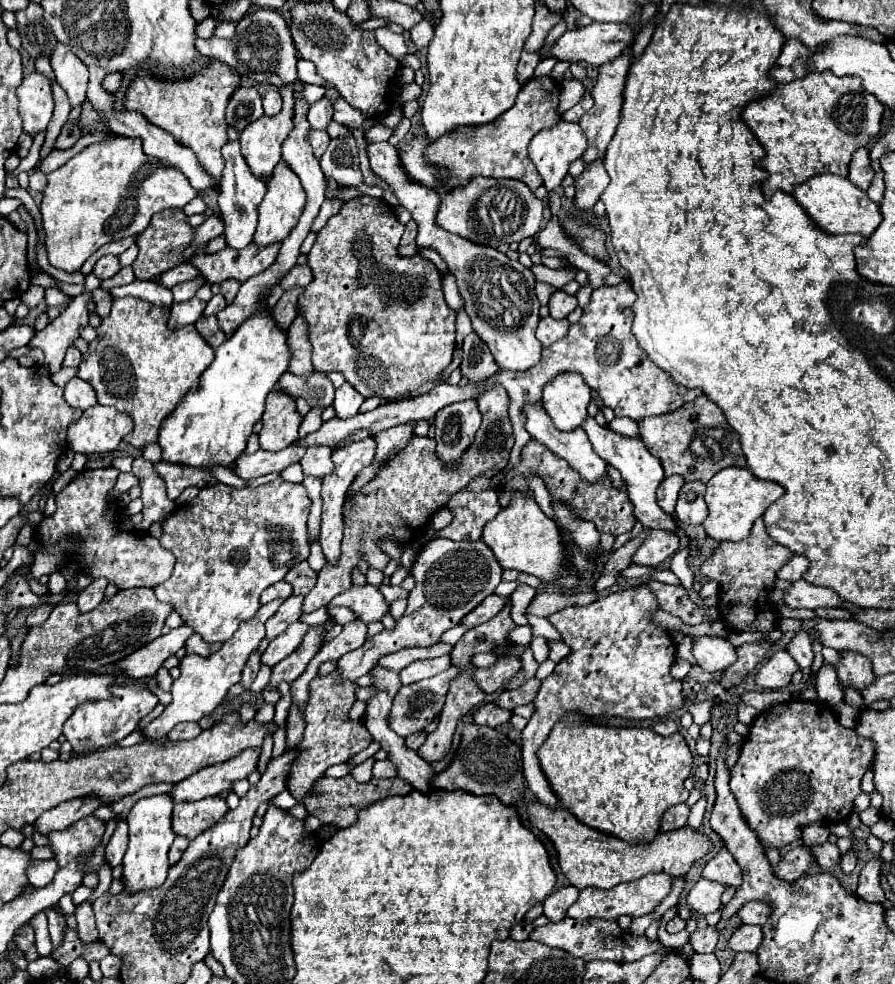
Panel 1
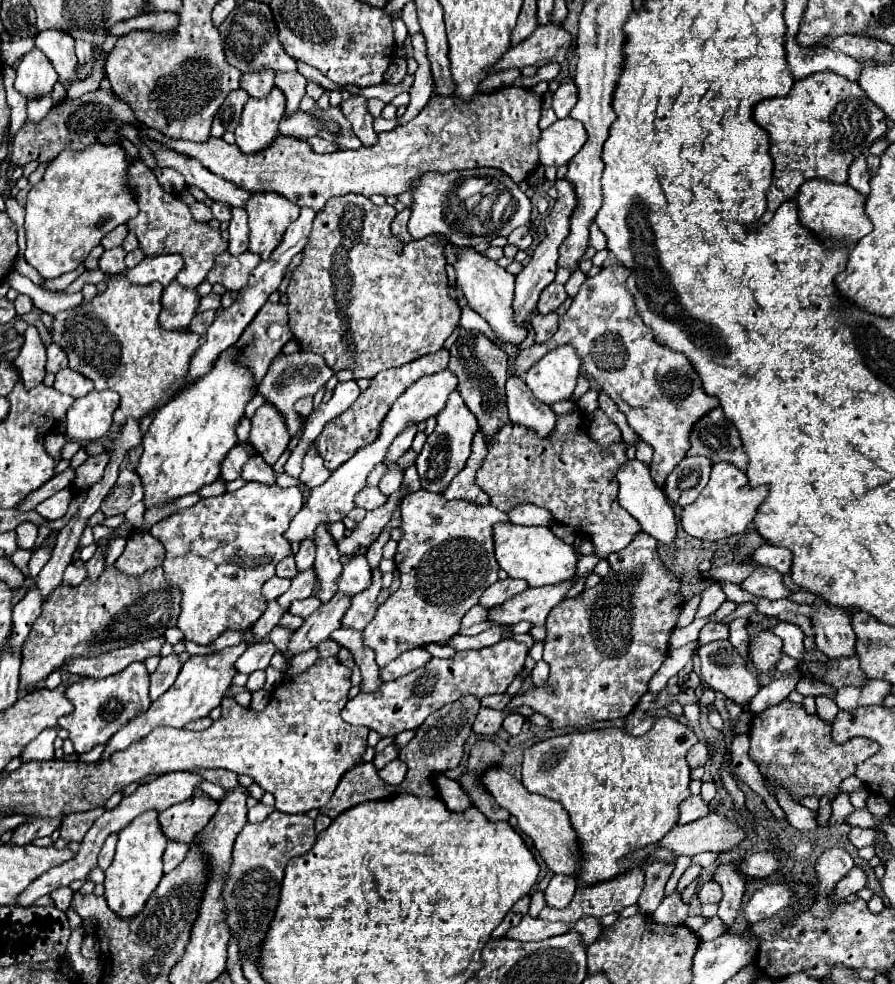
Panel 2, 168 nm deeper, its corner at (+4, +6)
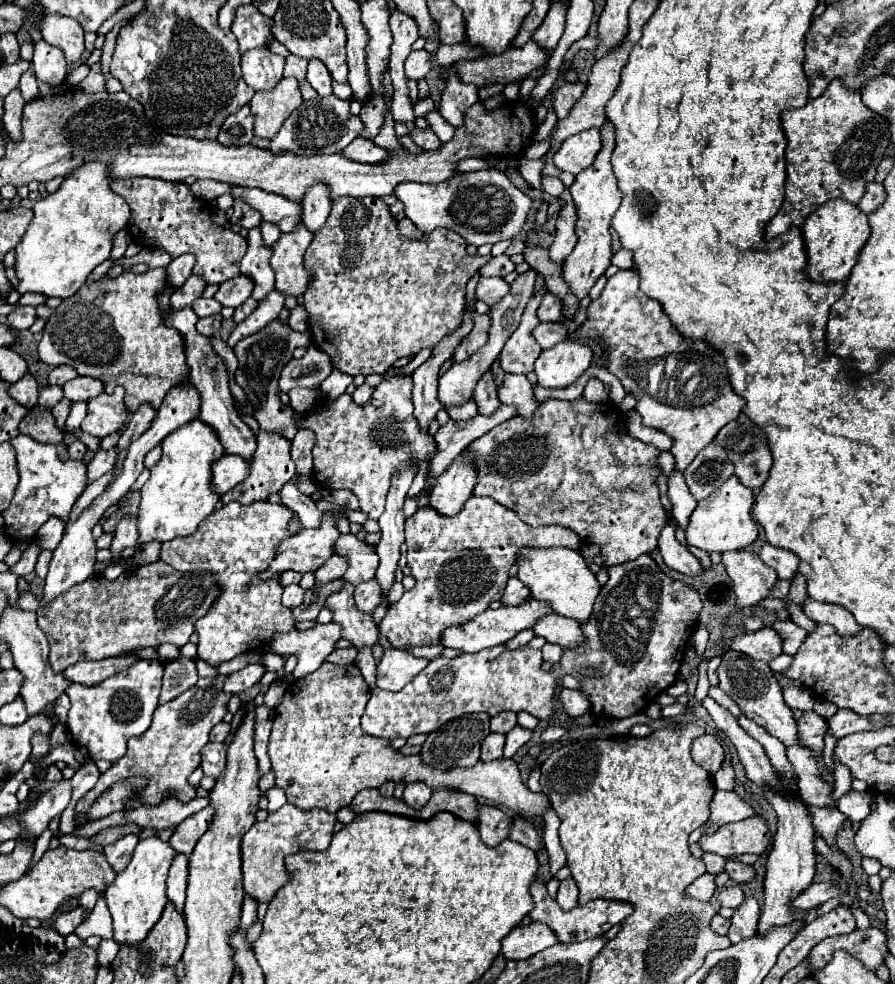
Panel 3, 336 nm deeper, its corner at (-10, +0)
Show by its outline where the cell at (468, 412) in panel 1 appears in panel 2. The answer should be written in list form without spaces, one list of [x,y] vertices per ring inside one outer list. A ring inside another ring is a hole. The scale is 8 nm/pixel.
[[[460,392],[450,394],[446,408],[436,418],[438,418],[438,426],[428,436],[422,454],[416,458],[416,468],[418,468],[420,486],[428,492],[442,494],[450,486],[452,478],[466,466],[472,452],[472,436],[478,428],[478,422],[476,416],[466,408],[464,400],[460,398]]]

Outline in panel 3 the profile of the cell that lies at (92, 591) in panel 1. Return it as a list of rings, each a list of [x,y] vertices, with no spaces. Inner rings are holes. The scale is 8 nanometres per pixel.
[[[126,518],[116,526],[114,540],[110,546],[112,560],[122,560],[122,550],[128,546],[138,546],[138,526],[136,518]]]

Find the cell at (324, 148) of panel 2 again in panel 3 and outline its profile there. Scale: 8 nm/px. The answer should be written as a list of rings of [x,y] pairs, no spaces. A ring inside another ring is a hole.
[[[358,138],[350,142],[340,154],[354,162],[380,162],[384,158],[384,150],[368,138]]]

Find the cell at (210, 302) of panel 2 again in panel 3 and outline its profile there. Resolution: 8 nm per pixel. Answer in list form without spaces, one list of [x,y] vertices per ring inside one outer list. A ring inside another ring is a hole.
[[[202,298],[202,300],[198,300],[198,302],[194,304],[194,312],[196,312],[198,318],[204,318],[204,316],[210,316],[210,314],[216,314],[216,312],[220,312],[220,310],[222,310],[222,306],[218,306],[218,302],[214,302],[214,298],[212,298],[212,300]]]

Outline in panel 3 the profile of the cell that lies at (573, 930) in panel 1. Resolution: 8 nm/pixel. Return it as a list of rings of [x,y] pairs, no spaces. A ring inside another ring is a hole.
[[[532,922],[530,926],[516,926],[502,938],[502,954],[506,960],[524,960],[554,944],[558,944],[554,930],[542,922]]]

